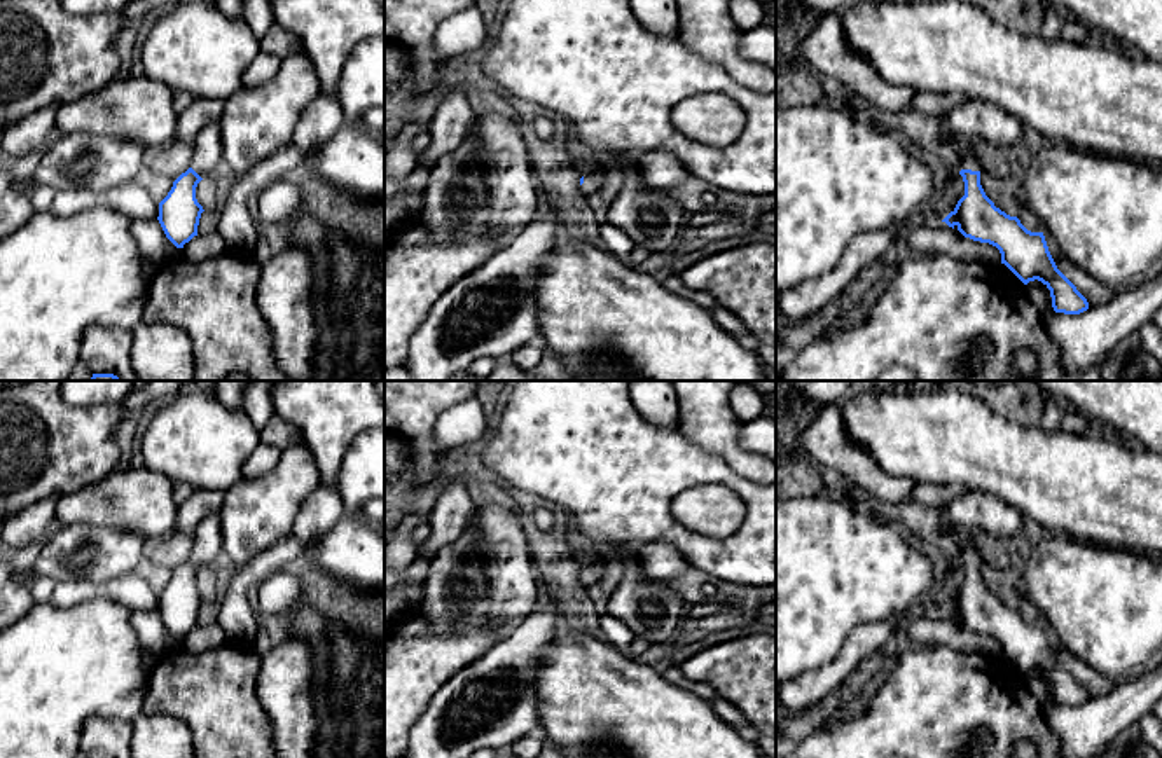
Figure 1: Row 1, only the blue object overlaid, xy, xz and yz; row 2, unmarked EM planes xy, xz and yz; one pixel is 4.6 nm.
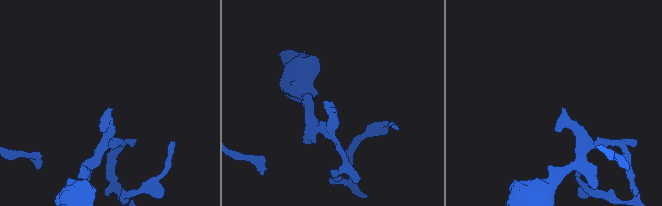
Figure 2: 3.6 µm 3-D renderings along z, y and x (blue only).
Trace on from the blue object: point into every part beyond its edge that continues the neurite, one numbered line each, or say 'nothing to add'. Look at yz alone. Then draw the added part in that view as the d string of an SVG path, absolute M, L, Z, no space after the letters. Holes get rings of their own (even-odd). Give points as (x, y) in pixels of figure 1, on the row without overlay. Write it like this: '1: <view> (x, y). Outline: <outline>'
1: yz (967, 552). Outline: M961 531L961 561L982 562L982 557L968 545L968 531Z

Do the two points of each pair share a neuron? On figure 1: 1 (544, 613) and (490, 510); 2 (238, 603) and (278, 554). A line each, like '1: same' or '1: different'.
1: different
2: same

